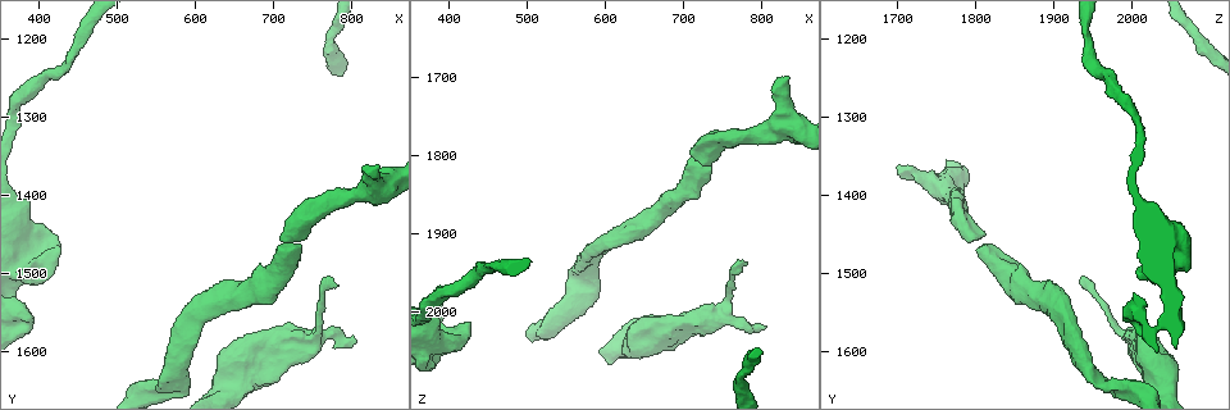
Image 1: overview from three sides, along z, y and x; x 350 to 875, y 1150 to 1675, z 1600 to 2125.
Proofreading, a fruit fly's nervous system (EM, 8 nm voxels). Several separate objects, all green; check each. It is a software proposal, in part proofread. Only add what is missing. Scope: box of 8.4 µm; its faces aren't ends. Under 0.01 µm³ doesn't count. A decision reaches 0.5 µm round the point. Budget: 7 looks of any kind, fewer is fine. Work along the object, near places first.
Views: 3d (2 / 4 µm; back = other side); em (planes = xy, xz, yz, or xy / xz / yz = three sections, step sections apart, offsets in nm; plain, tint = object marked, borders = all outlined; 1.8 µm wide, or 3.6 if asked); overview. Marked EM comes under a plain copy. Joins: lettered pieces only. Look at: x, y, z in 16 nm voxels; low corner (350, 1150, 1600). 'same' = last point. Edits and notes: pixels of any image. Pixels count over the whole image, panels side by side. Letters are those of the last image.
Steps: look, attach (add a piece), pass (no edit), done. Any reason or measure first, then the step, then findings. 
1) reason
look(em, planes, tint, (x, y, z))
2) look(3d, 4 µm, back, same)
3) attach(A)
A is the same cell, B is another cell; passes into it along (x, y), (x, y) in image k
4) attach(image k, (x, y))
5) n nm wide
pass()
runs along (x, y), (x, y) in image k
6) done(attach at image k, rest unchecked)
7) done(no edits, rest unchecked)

an open end
look(3d, 2 µm, back, (805, 1580, 2015))

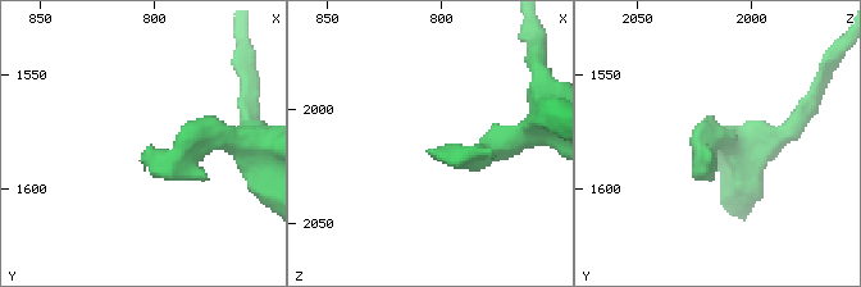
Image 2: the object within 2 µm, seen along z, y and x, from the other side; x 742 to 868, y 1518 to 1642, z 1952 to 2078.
look(em, 3.6 µm, planes, borders, (804, 1584, 2019))

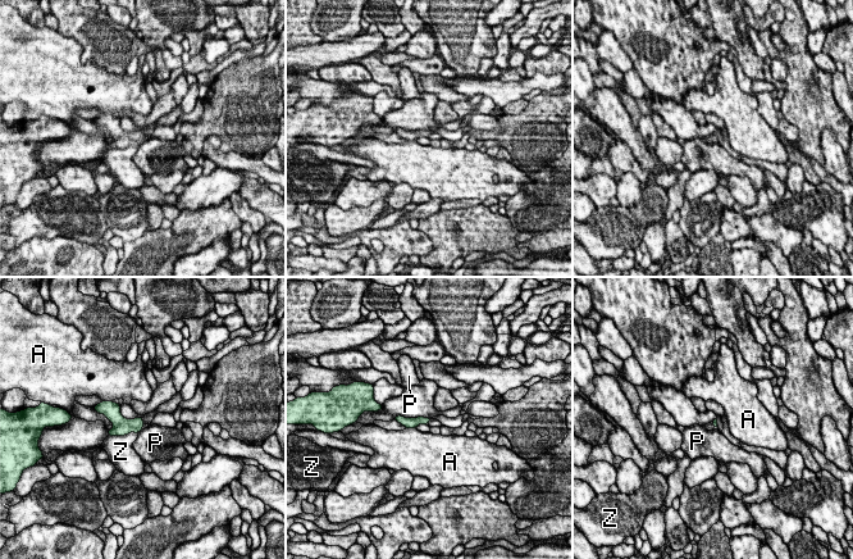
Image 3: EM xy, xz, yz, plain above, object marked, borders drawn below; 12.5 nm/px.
pass()
A, P and Z are other cells; runs along (398, 418), (404, 421), (425, 421) in image 3; no lettered piece goes on from it

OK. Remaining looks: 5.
branch stops here
look(em, planes, tint, (835, 1360, 1700))

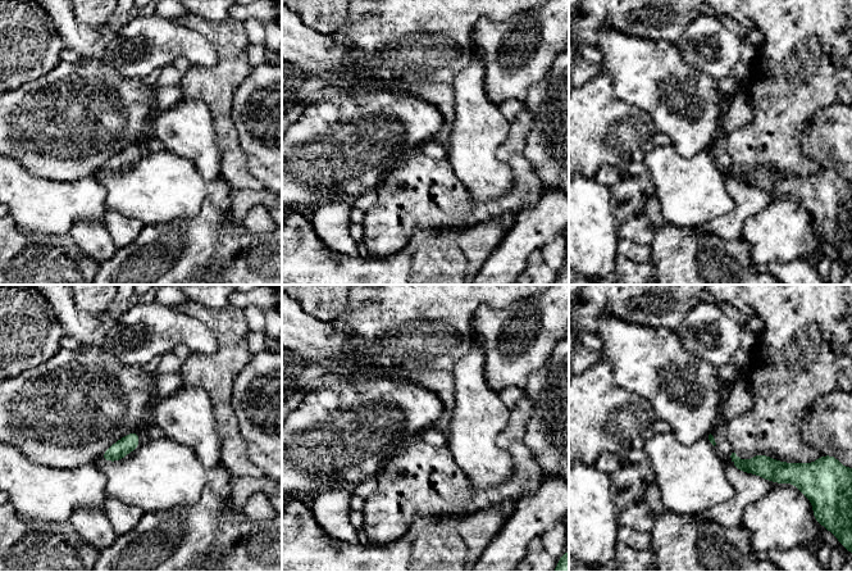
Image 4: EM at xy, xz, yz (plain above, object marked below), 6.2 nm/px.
look(em, planes, borders, same)

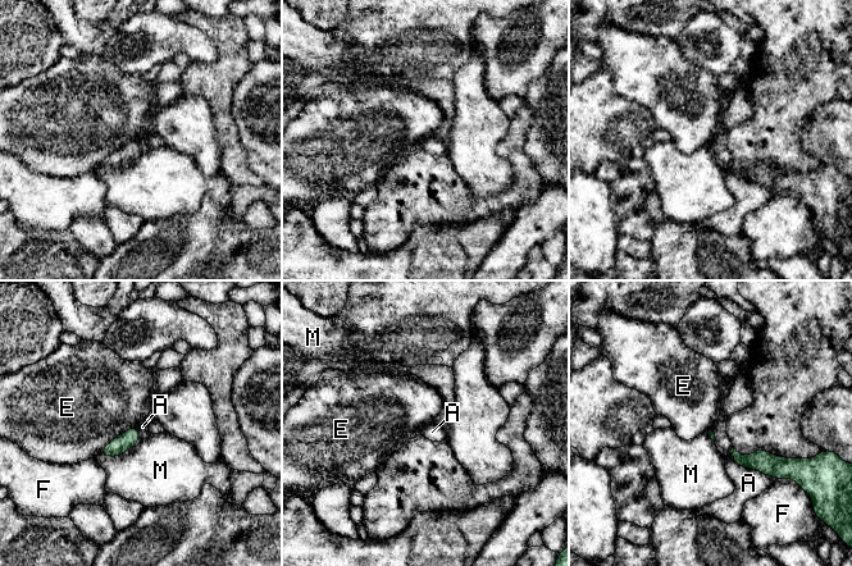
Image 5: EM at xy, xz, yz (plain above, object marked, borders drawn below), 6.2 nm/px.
A touches over 340 nm
pass()
A, E, F and M are other cells; none of them fits

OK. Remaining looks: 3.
thin end
look(em, xy, step 4, borders, (780, 1515, 1935))

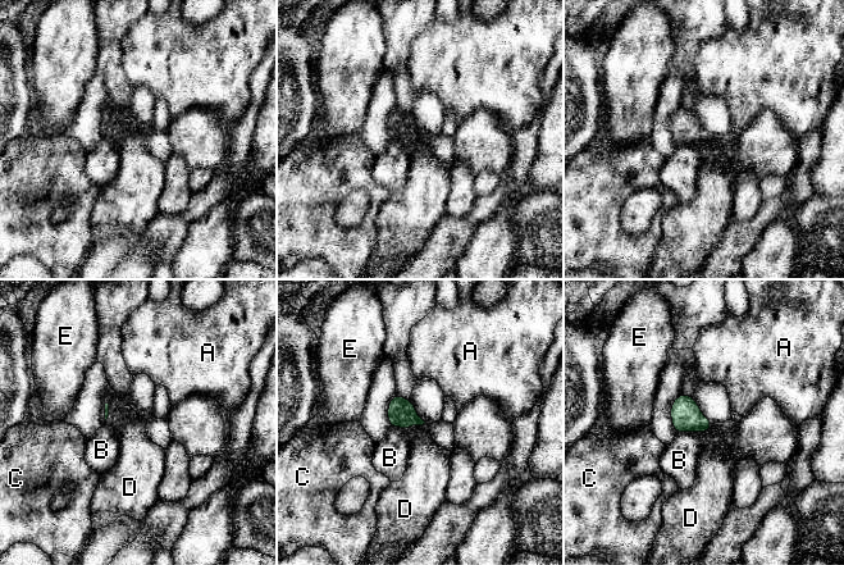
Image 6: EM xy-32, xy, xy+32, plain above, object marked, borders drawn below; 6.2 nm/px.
pass()
A, B, C, D and E are other cells; border along (425, 423), (410, 425), (406, 429) in image 6; no lettered piece goes on from it

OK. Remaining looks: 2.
done(no edits, rest unchecked)

